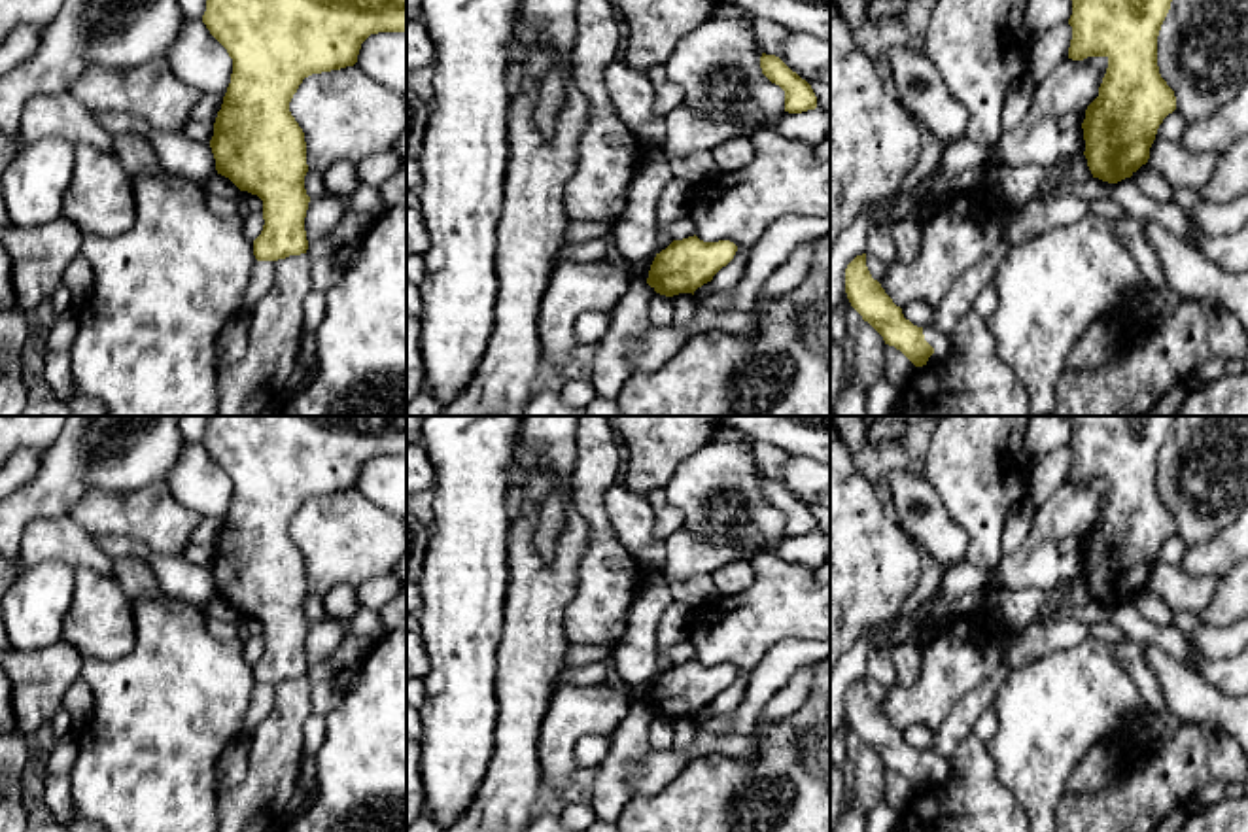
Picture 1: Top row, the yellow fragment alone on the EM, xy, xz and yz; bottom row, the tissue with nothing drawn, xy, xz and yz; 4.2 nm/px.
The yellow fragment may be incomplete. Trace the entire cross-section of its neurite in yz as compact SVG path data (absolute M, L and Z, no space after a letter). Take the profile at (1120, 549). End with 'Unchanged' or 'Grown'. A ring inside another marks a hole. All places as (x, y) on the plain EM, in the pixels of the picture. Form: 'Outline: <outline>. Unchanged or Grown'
Outline: M1066 416L1072 424L1068 482L1106 480L1099 520L1082 546L1093 601L1118 607L1150 582L1163 543L1176 533L1159 497L1157 459L1174 416Z. Unchanged

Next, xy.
Outline: M206 416L202 446L233 482L233 497L214 546L210 571L217 598L263 624L257 685L308 673L304 641L306 565L289 535L304 501L354 490L361 467L378 456L407 456L407 416Z. Unchanged

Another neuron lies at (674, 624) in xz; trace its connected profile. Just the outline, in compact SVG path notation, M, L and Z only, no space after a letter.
M671 601L662 613L656 630L656 675L650 681L633 688L632 703L647 705L654 681L673 666L669 658L669 647L688 639L690 615L692 611L679 601Z

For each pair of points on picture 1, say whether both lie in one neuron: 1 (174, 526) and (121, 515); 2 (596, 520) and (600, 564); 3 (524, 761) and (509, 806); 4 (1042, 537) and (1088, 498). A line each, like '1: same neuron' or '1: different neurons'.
1: same neuron
2: same neuron
3: same neuron
4: same neuron

